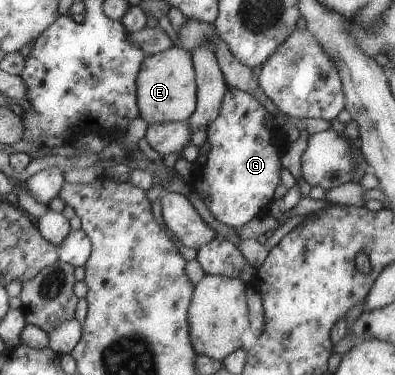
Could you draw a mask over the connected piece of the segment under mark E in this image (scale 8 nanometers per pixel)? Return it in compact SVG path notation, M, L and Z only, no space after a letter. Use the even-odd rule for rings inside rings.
M171 47L146 56L136 77L136 105L139 118L146 124L187 121L194 112L196 102L196 75L189 51Z

